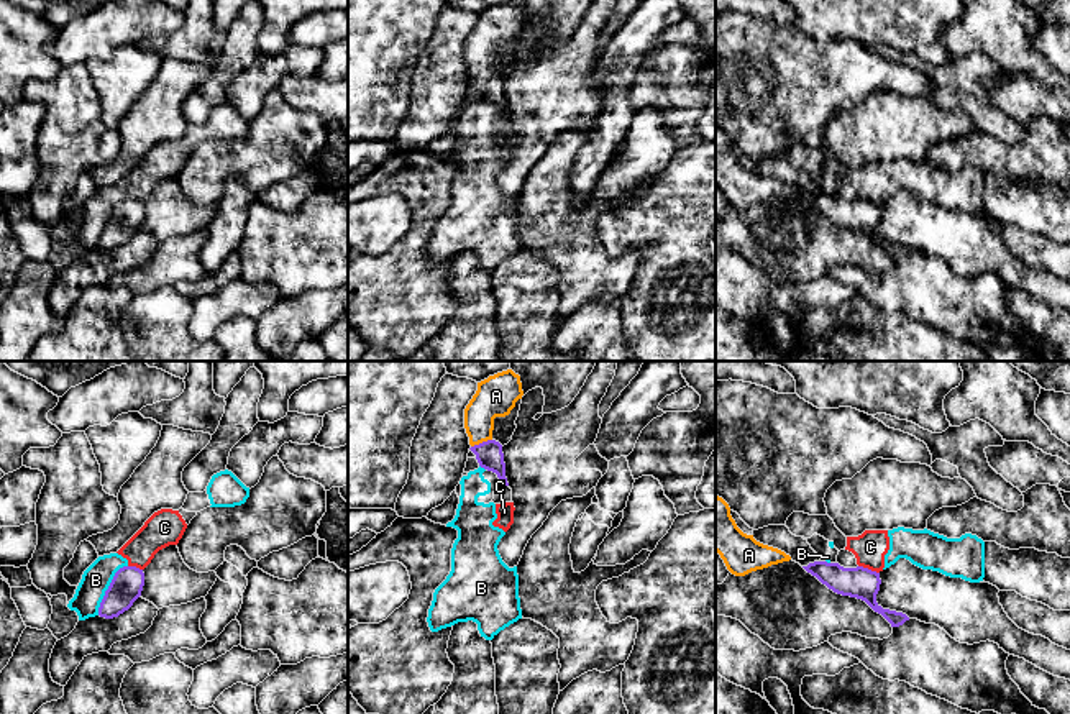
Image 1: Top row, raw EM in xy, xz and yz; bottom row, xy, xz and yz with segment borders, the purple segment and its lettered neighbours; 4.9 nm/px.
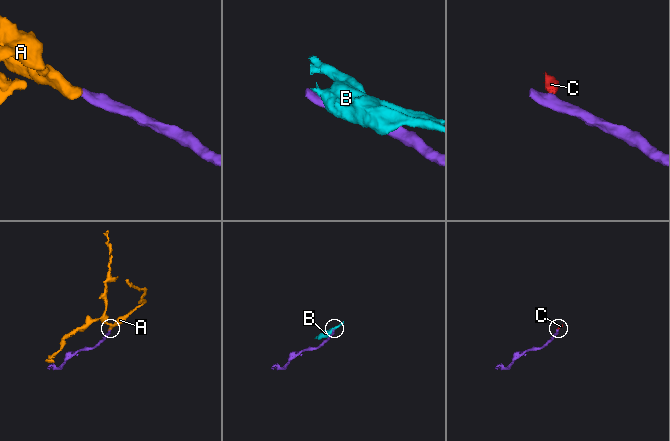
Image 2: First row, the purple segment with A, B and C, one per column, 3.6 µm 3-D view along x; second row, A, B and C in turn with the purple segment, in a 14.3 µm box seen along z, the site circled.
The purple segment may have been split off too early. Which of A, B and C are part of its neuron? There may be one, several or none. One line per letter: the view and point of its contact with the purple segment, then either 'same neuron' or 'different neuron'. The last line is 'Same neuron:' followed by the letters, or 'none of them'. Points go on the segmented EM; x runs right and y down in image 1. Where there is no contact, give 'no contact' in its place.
A: xz (481, 443) | same neuron
B: xy (109, 588) | different neuron
C: yz (868, 570) | different neuron
Same neuron: A

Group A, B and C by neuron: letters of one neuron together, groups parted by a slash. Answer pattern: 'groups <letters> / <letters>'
groups A / B C

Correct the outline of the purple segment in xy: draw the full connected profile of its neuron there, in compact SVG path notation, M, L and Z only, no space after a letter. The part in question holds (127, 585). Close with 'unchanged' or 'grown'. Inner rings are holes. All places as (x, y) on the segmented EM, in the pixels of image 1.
M136 566L120 568L98 607L98 616L113 619L128 611L133 602L141 596L144 586L144 573Z; unchanged

